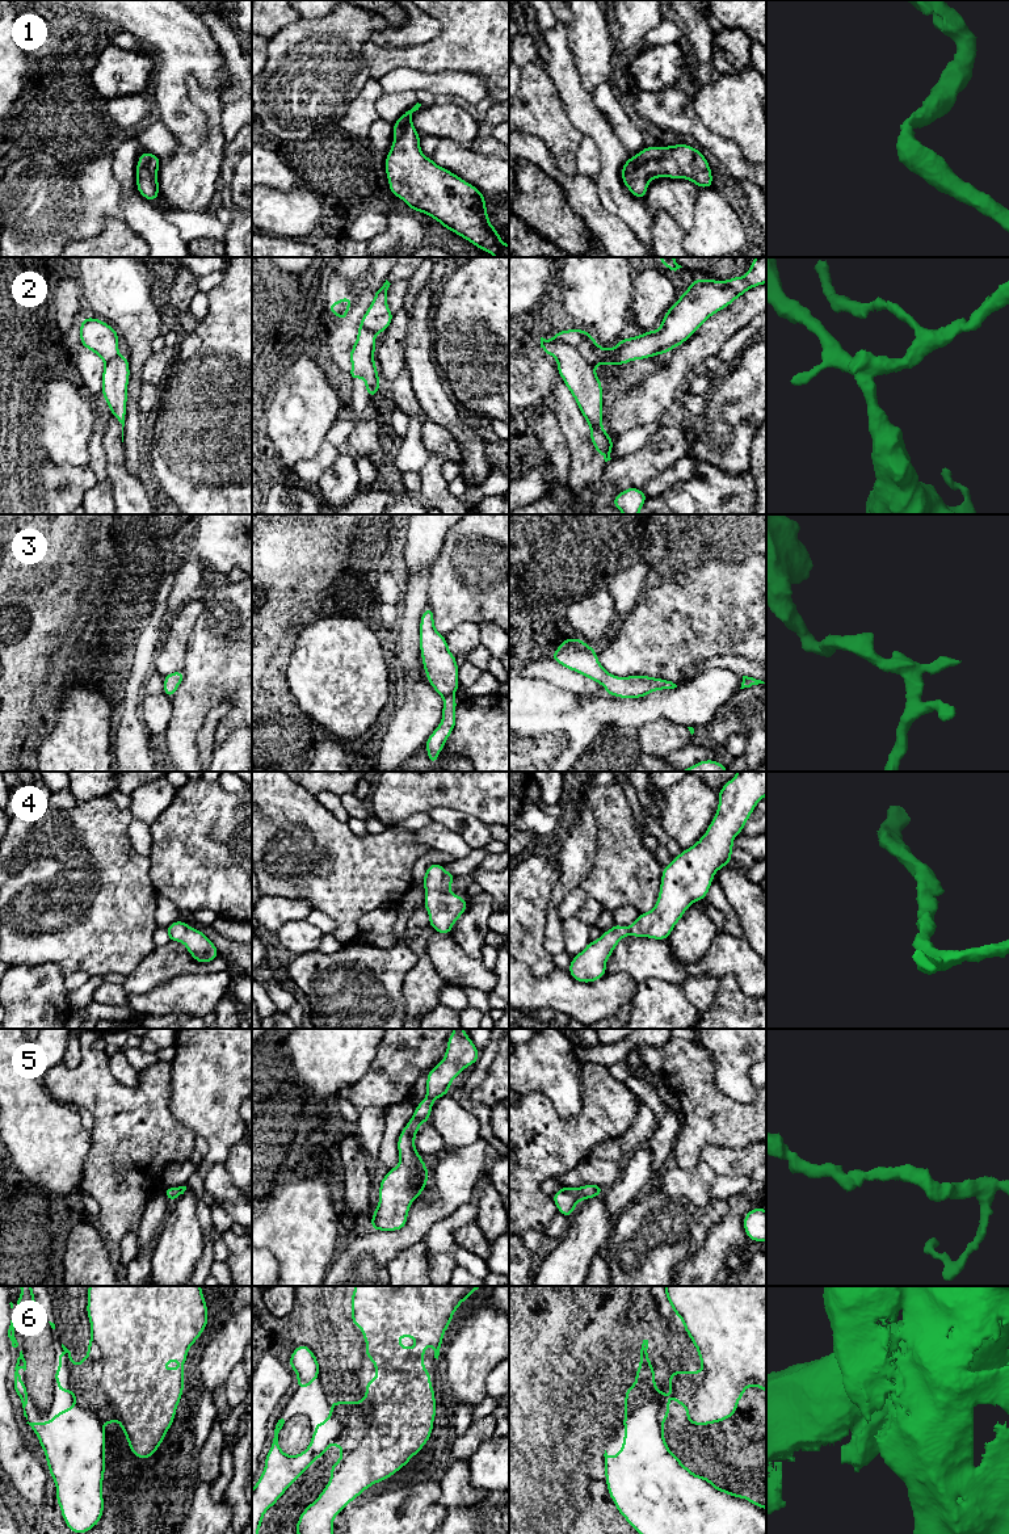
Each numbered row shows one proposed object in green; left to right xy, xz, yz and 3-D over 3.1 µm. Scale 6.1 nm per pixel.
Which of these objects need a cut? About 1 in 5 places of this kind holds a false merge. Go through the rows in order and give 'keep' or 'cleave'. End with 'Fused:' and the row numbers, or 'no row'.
1: keep
2: cleave
3: keep
4: keep
5: keep
6: cleave
Fused: 2, 6

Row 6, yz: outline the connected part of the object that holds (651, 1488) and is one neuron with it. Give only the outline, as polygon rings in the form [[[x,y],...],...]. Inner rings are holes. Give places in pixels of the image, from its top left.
[[[657,1401],[639,1405],[622,1424],[623,1447],[615,1457],[604,1454],[605,1479],[618,1513],[639,1534],[766,1534],[766,1506],[693,1474],[669,1450]]]

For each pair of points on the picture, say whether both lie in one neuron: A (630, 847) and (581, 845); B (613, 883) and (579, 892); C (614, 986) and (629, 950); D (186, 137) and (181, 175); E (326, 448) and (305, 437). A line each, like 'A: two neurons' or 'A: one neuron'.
A: two neurons
B: two neurons
C: two neurons
D: two neurons
E: two neurons

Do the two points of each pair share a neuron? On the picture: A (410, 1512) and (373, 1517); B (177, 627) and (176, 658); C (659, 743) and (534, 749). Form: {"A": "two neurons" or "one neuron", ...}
{"A": "one neuron", "B": "one neuron", "C": "two neurons"}

